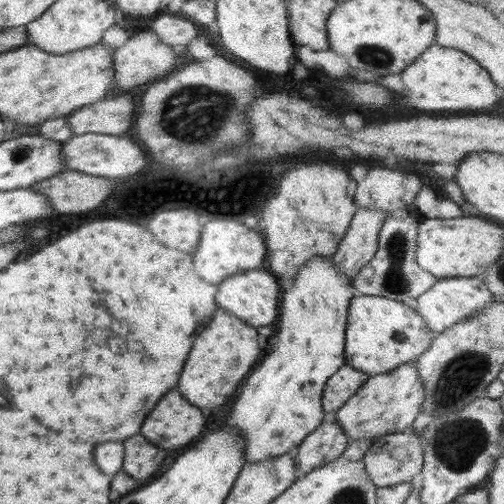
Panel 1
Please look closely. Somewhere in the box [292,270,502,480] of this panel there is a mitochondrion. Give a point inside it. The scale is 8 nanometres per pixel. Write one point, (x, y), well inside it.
(457, 441)

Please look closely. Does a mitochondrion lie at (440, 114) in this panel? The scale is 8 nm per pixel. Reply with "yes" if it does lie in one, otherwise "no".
no

